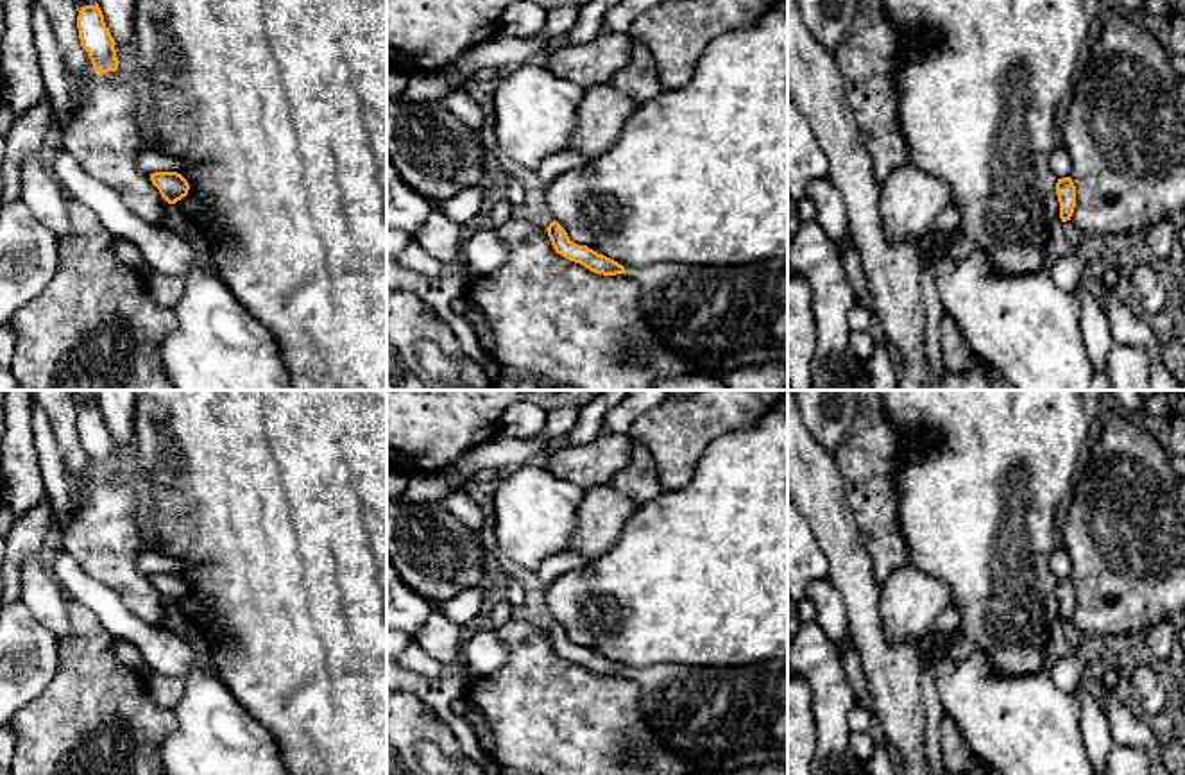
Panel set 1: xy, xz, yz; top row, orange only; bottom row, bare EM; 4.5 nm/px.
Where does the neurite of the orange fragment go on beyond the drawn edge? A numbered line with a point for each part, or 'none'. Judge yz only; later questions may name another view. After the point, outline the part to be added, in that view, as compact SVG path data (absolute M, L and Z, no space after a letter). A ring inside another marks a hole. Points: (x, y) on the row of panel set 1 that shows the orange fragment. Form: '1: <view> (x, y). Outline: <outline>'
none

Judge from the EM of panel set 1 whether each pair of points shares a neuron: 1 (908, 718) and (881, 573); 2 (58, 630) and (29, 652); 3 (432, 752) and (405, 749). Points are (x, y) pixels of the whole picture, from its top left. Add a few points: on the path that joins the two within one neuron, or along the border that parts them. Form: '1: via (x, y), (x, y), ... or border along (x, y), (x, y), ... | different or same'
1: border along (865, 545), (870, 555), (872, 577), (881, 586) | different
2: border along (24, 604), (56, 639) | different
3: border along (414, 749), (419, 743), (435, 743), (448, 756) | different

